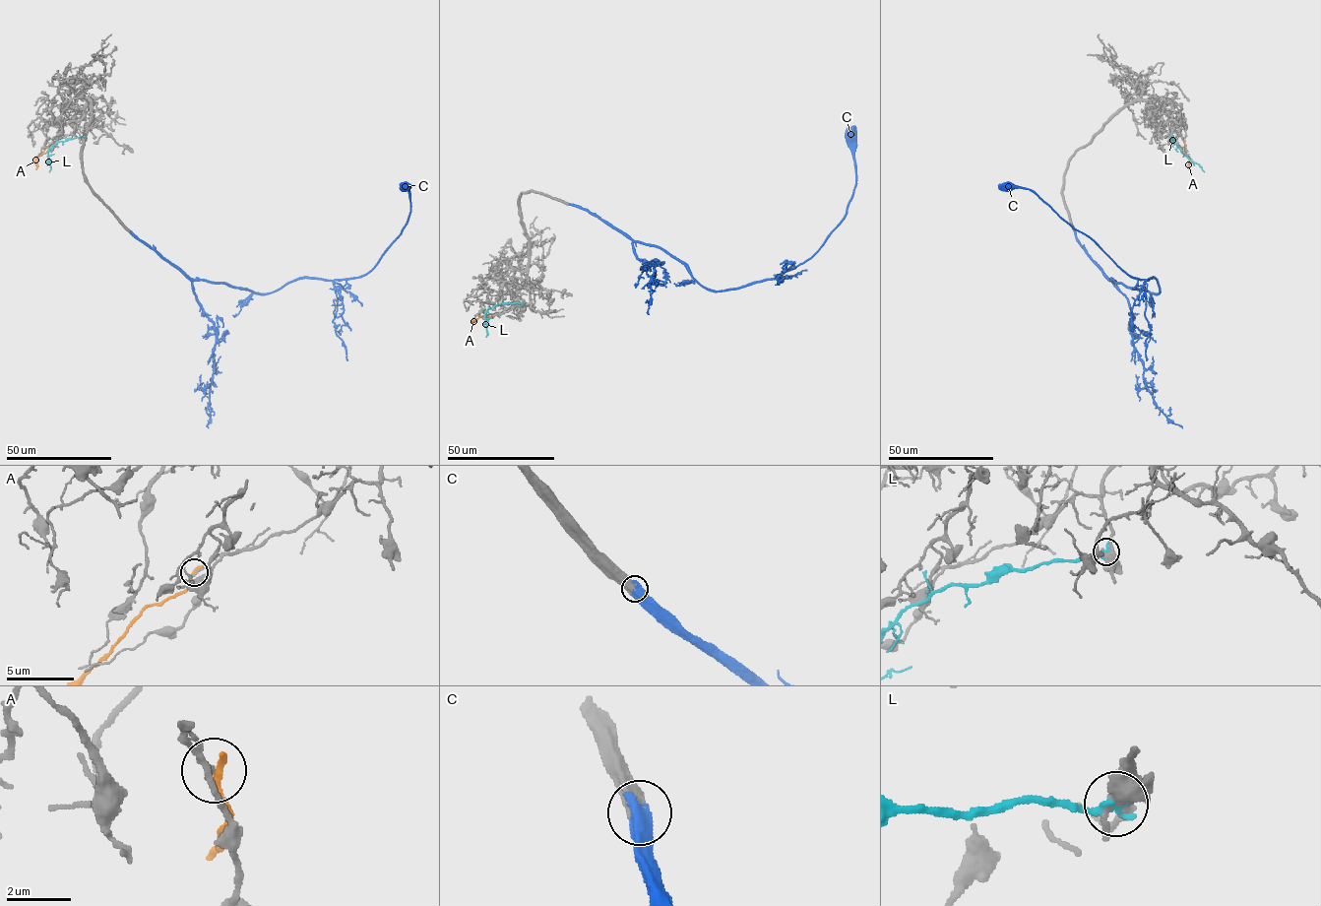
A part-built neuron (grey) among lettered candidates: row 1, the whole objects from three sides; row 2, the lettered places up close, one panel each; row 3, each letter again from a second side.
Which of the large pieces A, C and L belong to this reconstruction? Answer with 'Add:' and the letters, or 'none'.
Add: C

